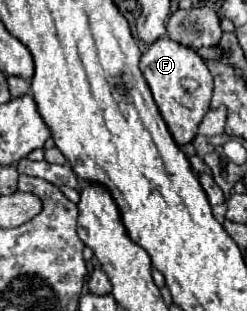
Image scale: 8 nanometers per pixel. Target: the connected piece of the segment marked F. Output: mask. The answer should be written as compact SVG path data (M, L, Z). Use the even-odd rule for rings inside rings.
M159 38L149 46L149 50L141 58L141 72L153 92L153 98L161 110L163 120L175 142L179 146L189 144L195 134L197 126L209 110L211 96L213 96L213 76L205 64L205 60L191 48L173 42L171 38ZM183 80L191 82L191 90L183 88Z

